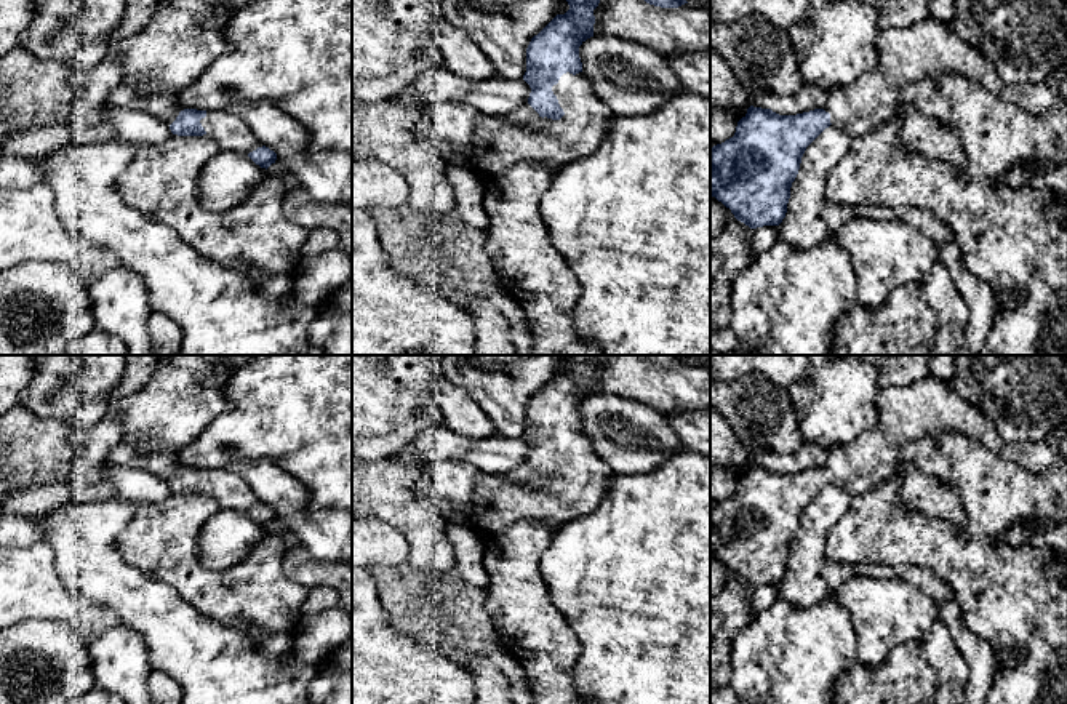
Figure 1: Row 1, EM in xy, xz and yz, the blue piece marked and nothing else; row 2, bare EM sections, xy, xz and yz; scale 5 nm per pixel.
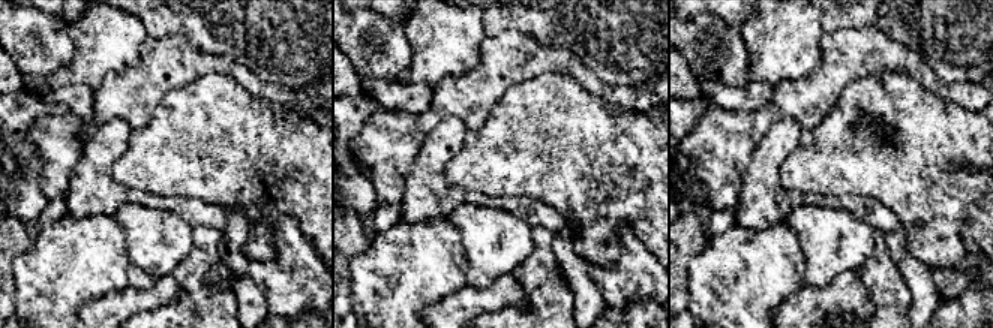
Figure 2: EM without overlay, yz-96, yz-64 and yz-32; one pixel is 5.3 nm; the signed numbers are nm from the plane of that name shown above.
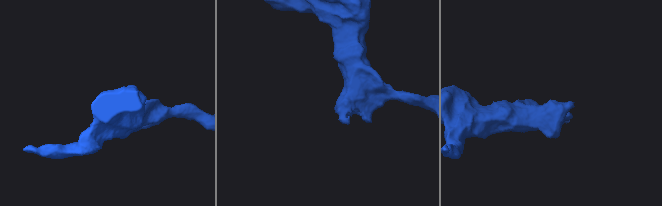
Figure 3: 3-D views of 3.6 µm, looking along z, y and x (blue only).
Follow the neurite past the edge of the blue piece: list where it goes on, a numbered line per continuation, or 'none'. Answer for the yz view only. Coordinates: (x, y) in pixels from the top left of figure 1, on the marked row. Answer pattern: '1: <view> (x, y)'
1: yz (928, 48)

